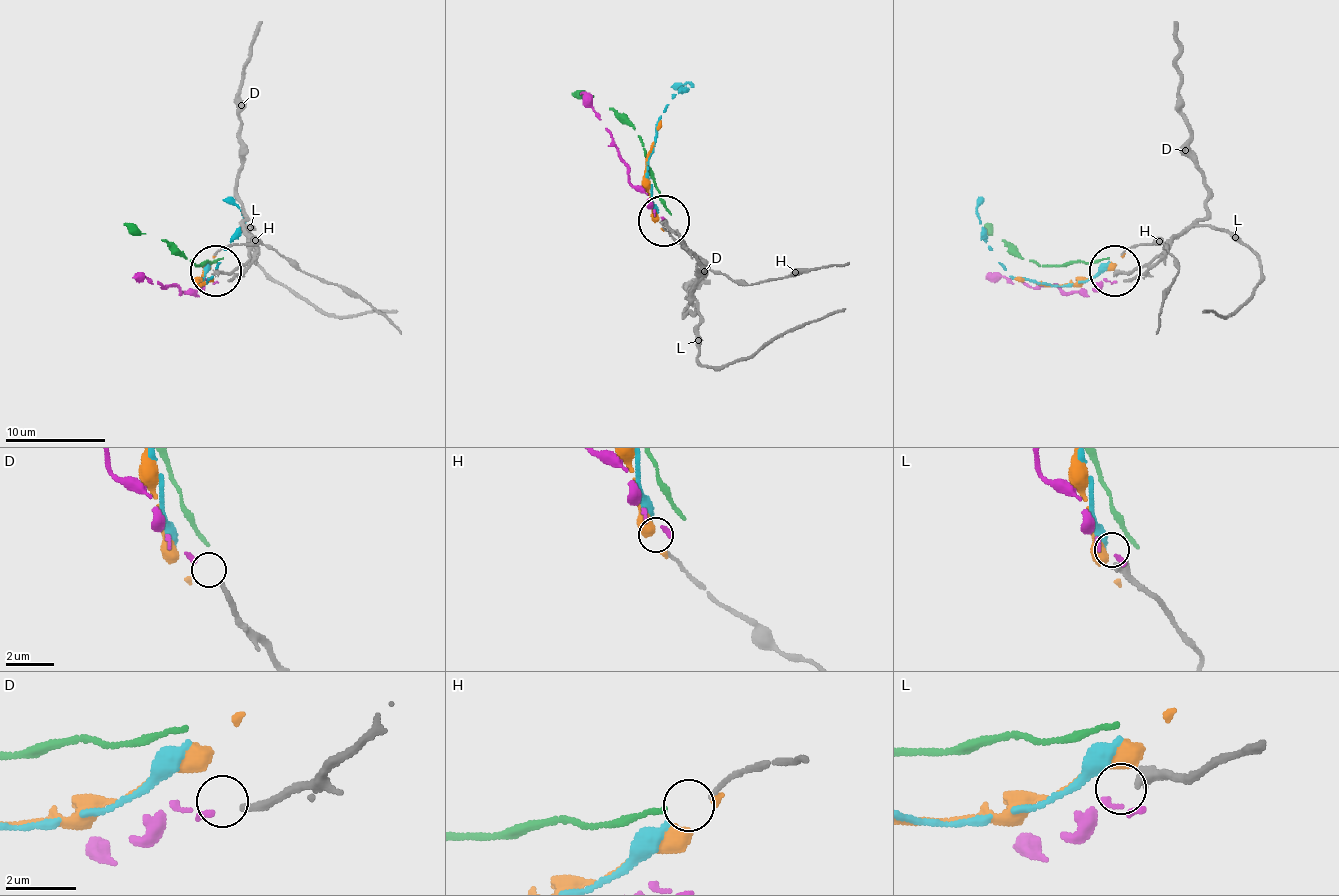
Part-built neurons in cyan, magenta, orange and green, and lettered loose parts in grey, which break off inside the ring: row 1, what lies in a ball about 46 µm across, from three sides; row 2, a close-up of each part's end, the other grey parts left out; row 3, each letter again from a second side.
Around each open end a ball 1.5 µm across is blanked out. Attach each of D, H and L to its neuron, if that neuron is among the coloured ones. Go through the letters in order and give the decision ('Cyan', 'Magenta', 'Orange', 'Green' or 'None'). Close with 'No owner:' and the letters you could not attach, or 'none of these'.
D: Magenta
H: Cyan
L: None
No owner: L

